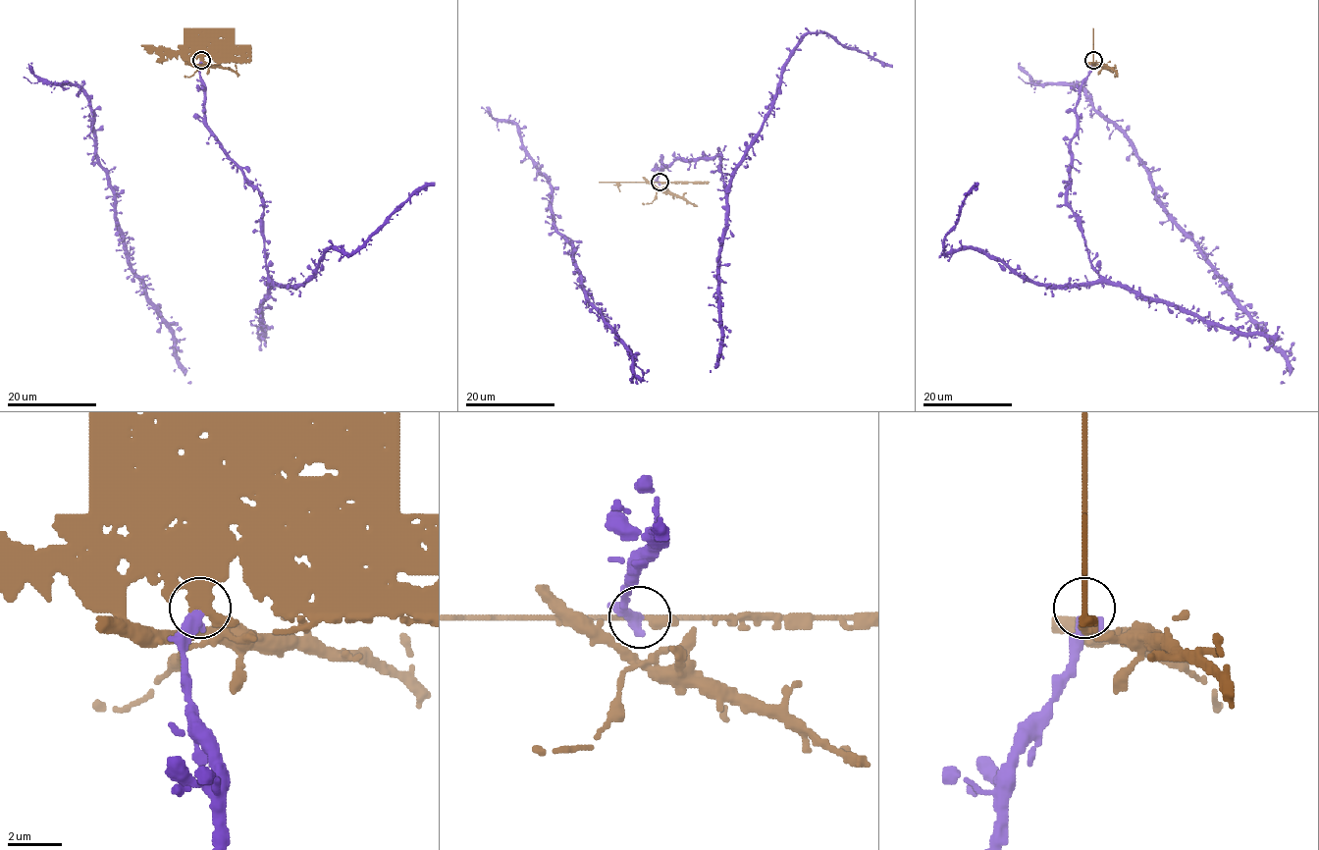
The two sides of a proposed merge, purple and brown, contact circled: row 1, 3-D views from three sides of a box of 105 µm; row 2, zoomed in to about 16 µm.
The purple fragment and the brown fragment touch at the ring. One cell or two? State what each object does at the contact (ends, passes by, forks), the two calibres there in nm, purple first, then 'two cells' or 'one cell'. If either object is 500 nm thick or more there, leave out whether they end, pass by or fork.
purple ends; brown passes by; calibres 440 and 340 nm; two cells

